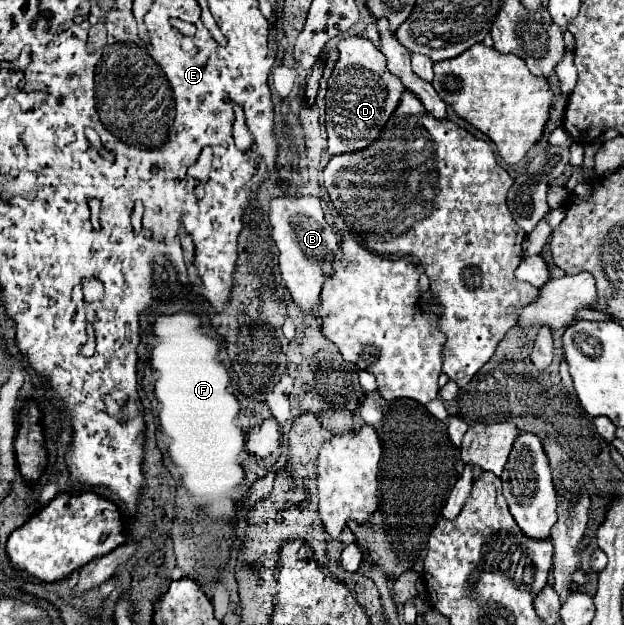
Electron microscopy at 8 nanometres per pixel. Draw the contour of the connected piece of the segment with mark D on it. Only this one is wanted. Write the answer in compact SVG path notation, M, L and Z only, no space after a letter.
M364 34L338 42L338 60L328 80L326 130L328 152L342 154L366 148L382 130L404 92L402 82L386 68L382 52Z

